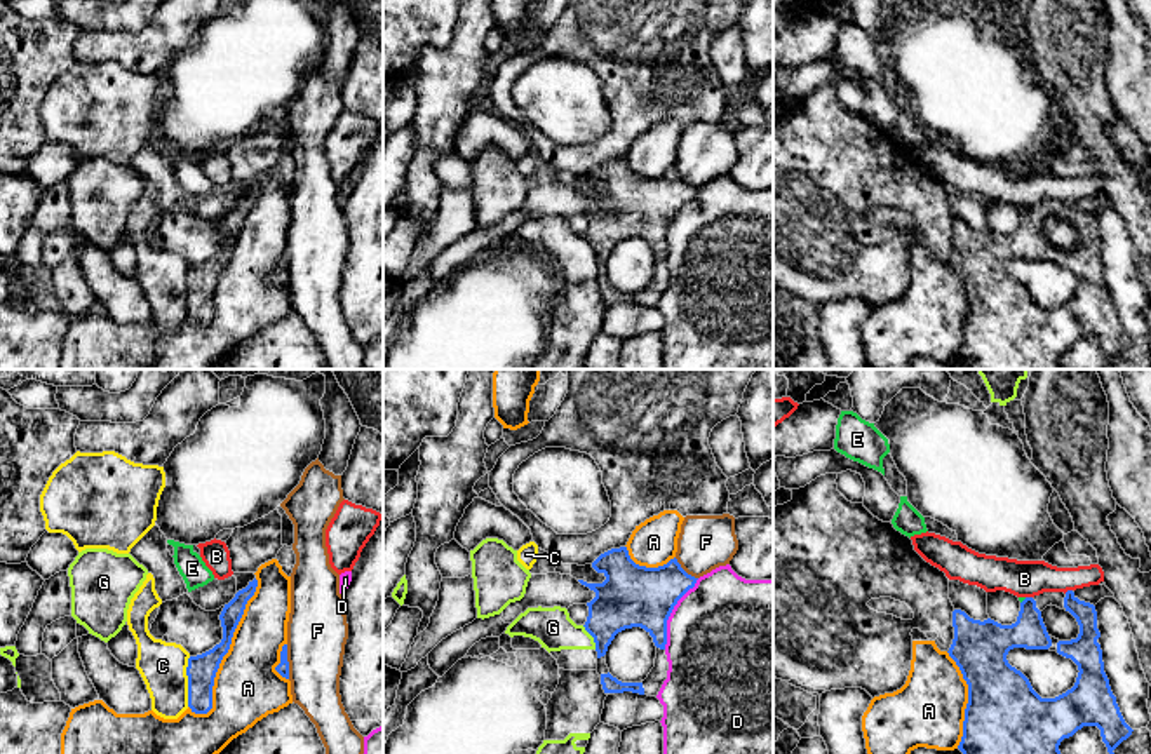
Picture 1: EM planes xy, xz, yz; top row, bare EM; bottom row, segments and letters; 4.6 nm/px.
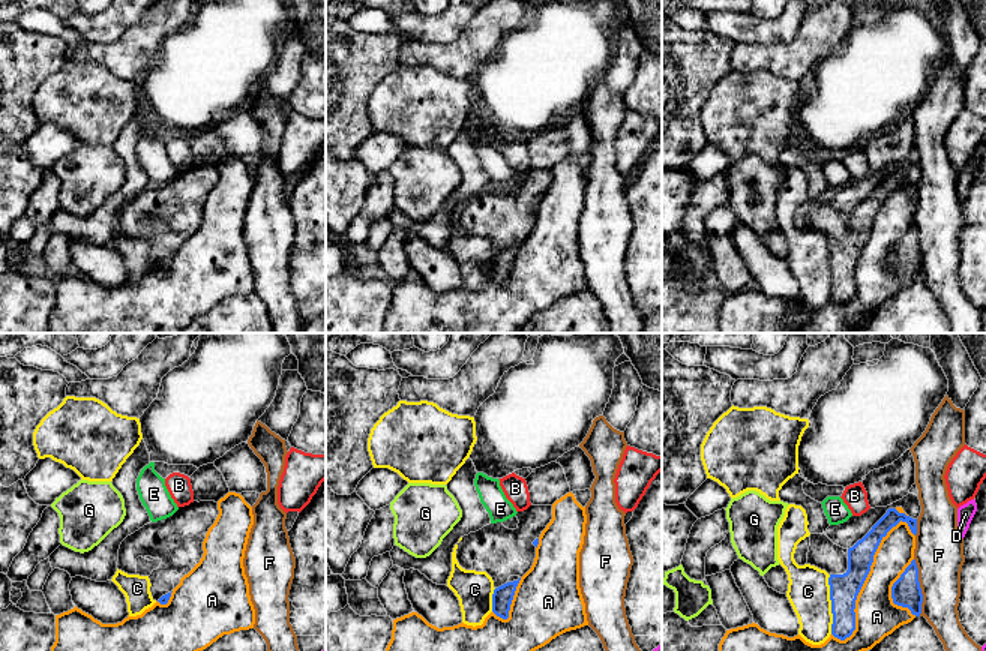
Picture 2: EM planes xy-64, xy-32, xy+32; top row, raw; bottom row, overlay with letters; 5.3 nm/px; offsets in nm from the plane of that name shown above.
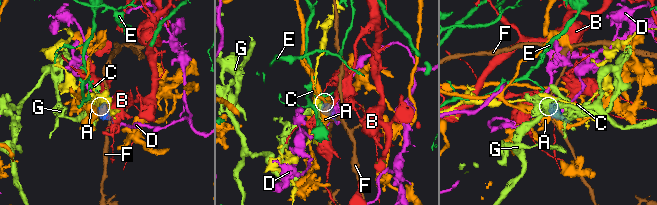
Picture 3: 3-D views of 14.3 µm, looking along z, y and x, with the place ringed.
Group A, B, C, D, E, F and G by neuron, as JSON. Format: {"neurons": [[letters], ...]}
{"neurons": [["A"], ["B"], ["C"], ["D"], ["E"], ["F"], ["G"]]}

